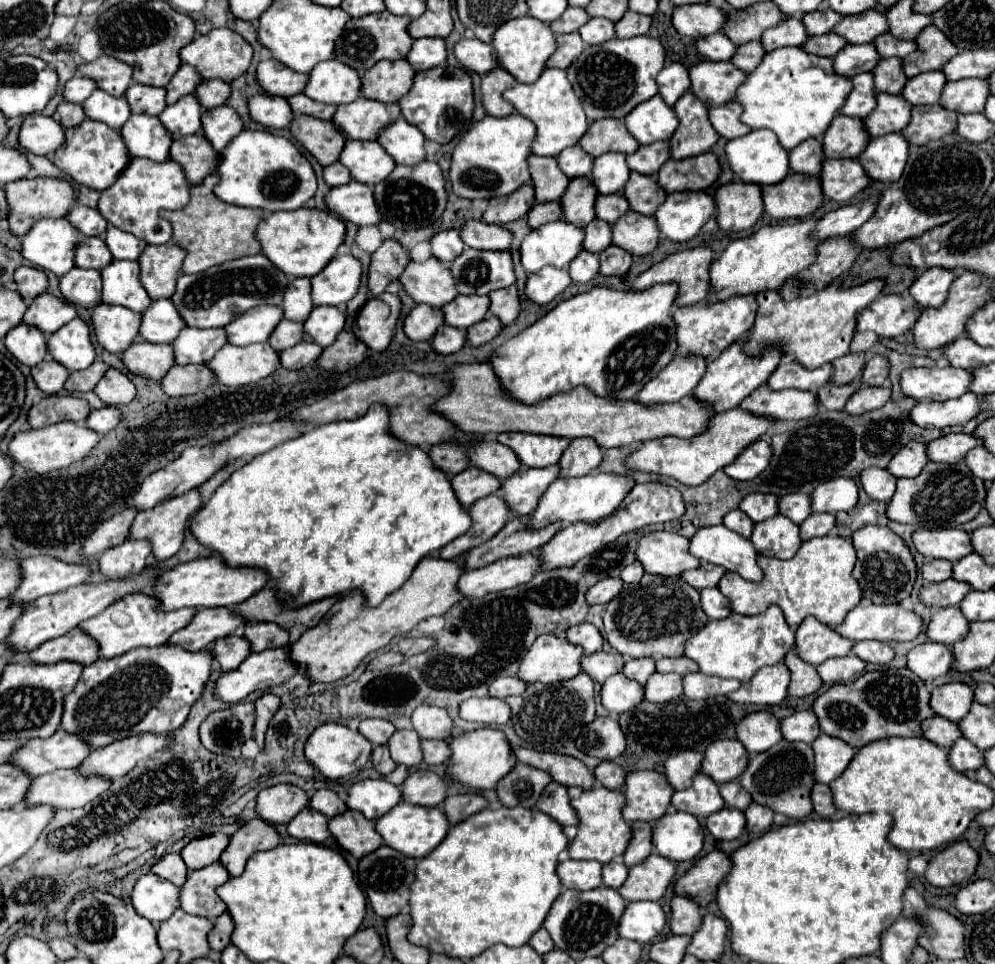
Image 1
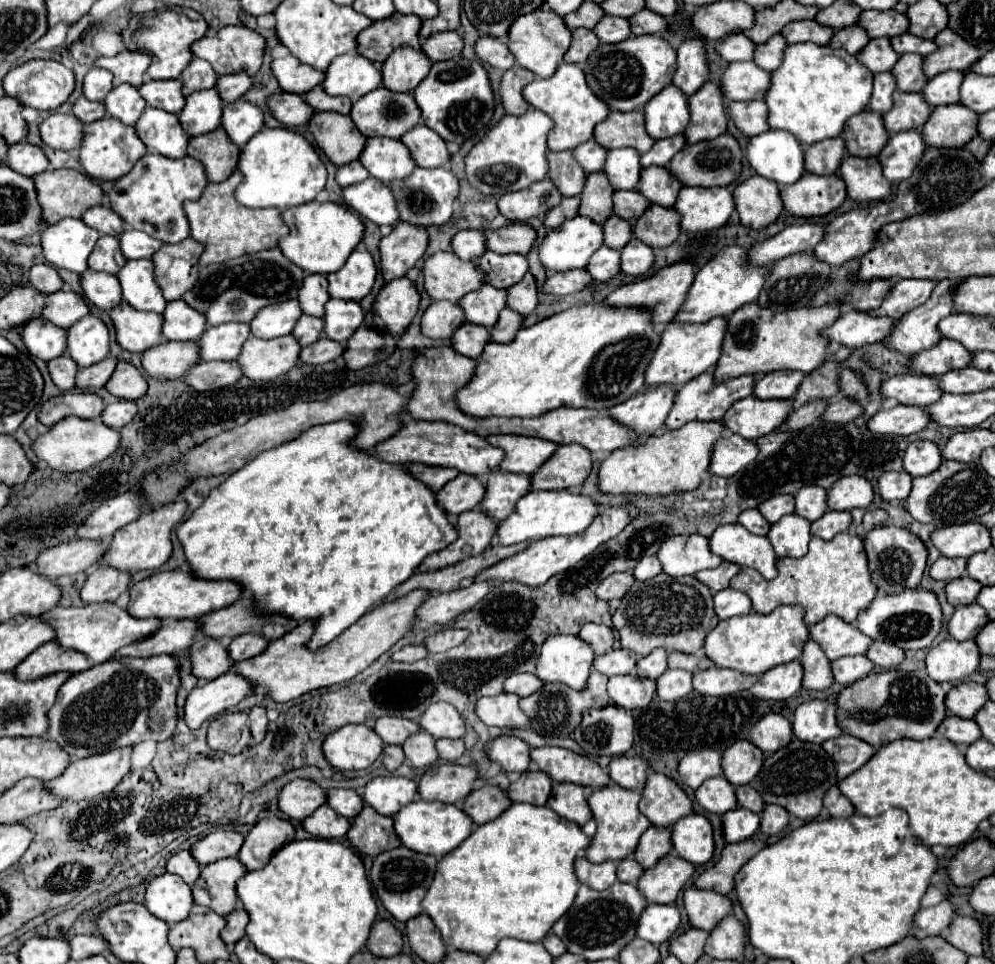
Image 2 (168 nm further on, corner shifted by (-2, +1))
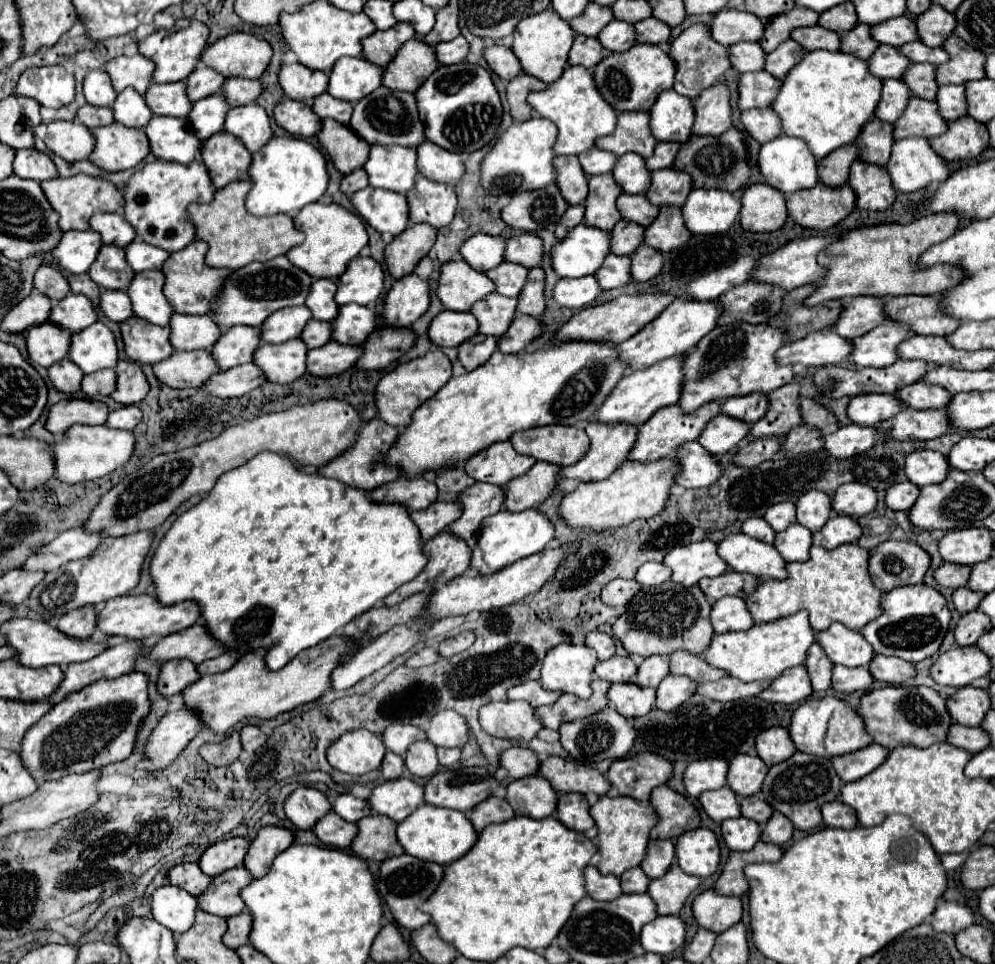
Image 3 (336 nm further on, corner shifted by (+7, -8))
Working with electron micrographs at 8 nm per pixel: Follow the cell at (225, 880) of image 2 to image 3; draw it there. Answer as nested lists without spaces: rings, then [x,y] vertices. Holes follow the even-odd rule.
[[[243,866],[225,870],[223,874],[213,876],[207,890],[197,896],[199,908],[221,918],[237,916],[245,908],[243,900],[239,898],[239,890],[247,886],[251,880],[253,878]]]

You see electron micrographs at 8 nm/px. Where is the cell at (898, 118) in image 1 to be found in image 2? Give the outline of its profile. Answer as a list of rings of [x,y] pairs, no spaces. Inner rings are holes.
[[[894,93],[894,107],[884,115],[890,135],[906,129],[922,129],[932,113],[932,107],[922,99],[922,93]]]

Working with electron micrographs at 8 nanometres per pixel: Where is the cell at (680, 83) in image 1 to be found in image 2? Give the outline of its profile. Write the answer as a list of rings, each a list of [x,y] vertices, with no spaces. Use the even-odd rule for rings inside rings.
[[[702,37],[684,39],[678,47],[678,69],[674,73],[672,83],[680,87],[688,97],[694,95],[710,75],[706,43]]]

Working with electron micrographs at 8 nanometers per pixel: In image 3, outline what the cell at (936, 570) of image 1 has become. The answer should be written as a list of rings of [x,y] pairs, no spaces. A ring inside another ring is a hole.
[[[943,562],[943,564],[933,572],[933,576],[935,576],[937,584],[939,584],[939,582],[947,582],[947,584],[941,584],[941,586],[947,586],[947,588],[953,588],[953,590],[955,590],[955,588],[967,584],[967,580],[969,580],[969,572],[971,572],[969,566]]]

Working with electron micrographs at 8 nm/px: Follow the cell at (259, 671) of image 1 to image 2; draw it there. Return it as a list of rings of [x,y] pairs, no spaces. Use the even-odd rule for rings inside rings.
[[[228,671],[218,679],[192,689],[184,705],[184,721],[190,729],[198,729],[204,721],[210,721],[222,711],[238,705],[250,693],[250,683],[242,679],[242,675]]]

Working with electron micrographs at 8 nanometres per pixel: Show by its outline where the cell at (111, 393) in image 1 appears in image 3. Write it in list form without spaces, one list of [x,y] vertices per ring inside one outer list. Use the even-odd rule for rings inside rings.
[[[121,360],[115,366],[115,372],[117,372],[117,388],[113,390],[111,398],[123,406],[133,406],[133,404],[141,402],[145,398],[145,394],[149,392],[149,384],[147,384],[147,378],[141,372],[139,364]]]

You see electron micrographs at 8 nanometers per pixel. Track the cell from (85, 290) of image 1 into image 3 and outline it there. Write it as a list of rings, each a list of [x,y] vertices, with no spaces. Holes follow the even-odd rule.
[[[103,290],[99,298],[99,308],[113,322],[123,322],[133,316],[129,308],[129,296],[125,296],[125,292],[121,290]]]

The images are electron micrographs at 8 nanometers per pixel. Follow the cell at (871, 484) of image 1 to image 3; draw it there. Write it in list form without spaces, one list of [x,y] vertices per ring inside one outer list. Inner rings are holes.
[[[901,482],[901,484],[893,484],[887,492],[885,492],[885,506],[891,510],[903,510],[907,512],[915,500],[919,496],[919,488],[911,482]]]

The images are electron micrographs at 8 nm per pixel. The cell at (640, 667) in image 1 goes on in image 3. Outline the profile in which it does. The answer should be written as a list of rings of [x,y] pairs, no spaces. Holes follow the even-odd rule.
[[[649,656],[637,668],[637,684],[641,688],[657,688],[667,674],[669,674],[667,656]]]

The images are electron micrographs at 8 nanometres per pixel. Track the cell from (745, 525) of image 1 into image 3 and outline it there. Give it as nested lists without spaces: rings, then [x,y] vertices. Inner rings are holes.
[[[749,518],[749,520],[745,520],[743,526],[741,526],[741,532],[751,536],[751,538],[757,538],[757,540],[761,540],[765,544],[771,544],[773,536],[775,536],[773,528],[769,528],[769,524],[763,518]]]

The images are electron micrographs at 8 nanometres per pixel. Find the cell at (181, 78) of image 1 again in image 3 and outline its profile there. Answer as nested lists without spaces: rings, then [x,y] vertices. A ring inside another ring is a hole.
[[[201,64],[185,80],[185,84],[187,84],[187,98],[191,102],[197,102],[201,98],[217,94],[221,90],[223,82],[225,82],[225,76],[221,76],[219,72],[213,72],[211,68],[205,68]]]

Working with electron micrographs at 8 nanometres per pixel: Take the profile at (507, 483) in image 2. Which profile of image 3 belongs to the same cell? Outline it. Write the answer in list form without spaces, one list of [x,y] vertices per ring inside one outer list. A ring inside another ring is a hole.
[[[477,482],[459,494],[459,502],[463,504],[463,514],[449,526],[449,530],[459,538],[471,540],[479,532],[481,522],[503,508],[505,490],[495,484]]]

